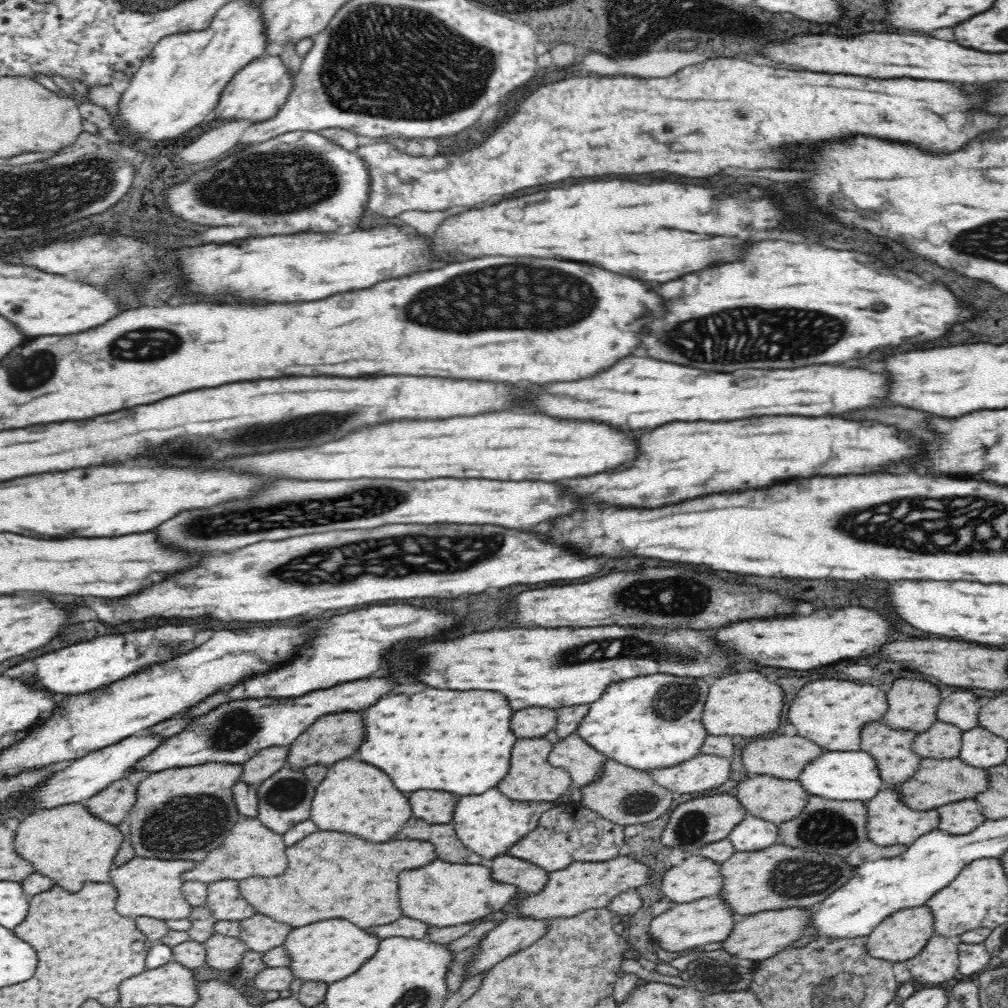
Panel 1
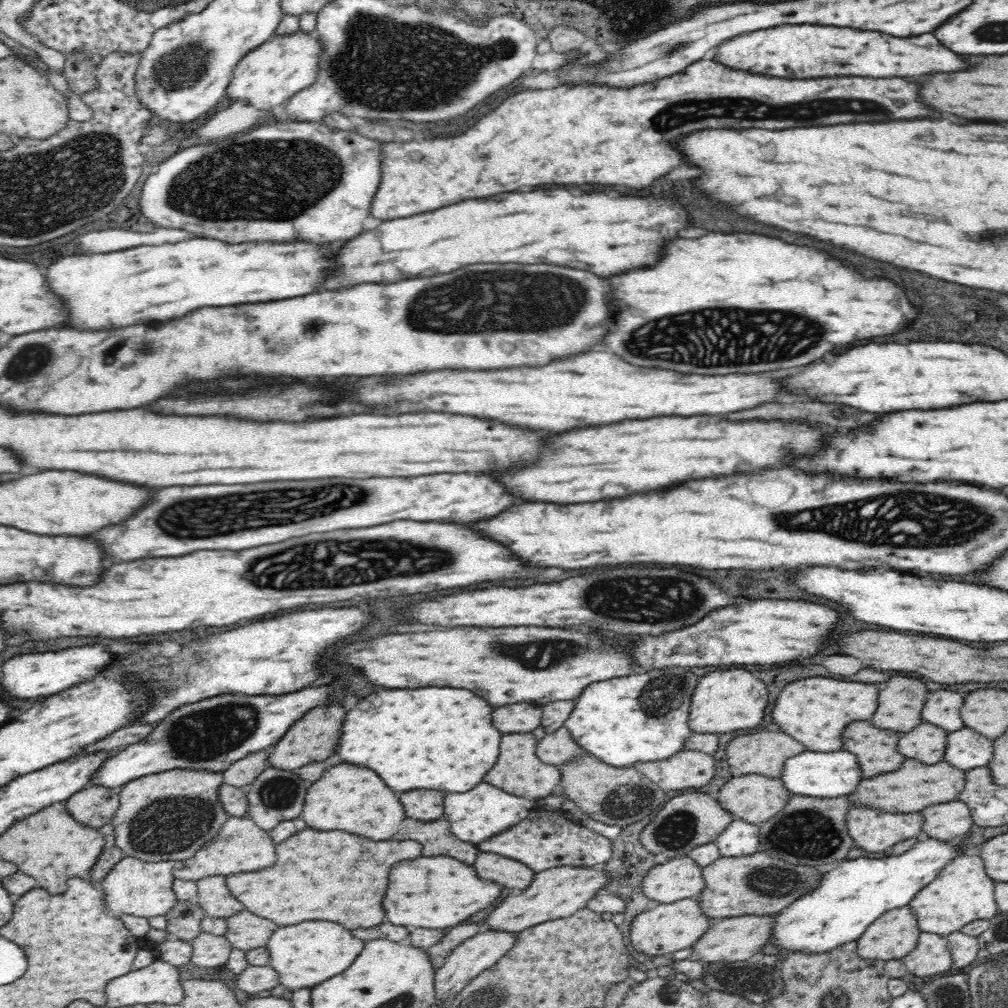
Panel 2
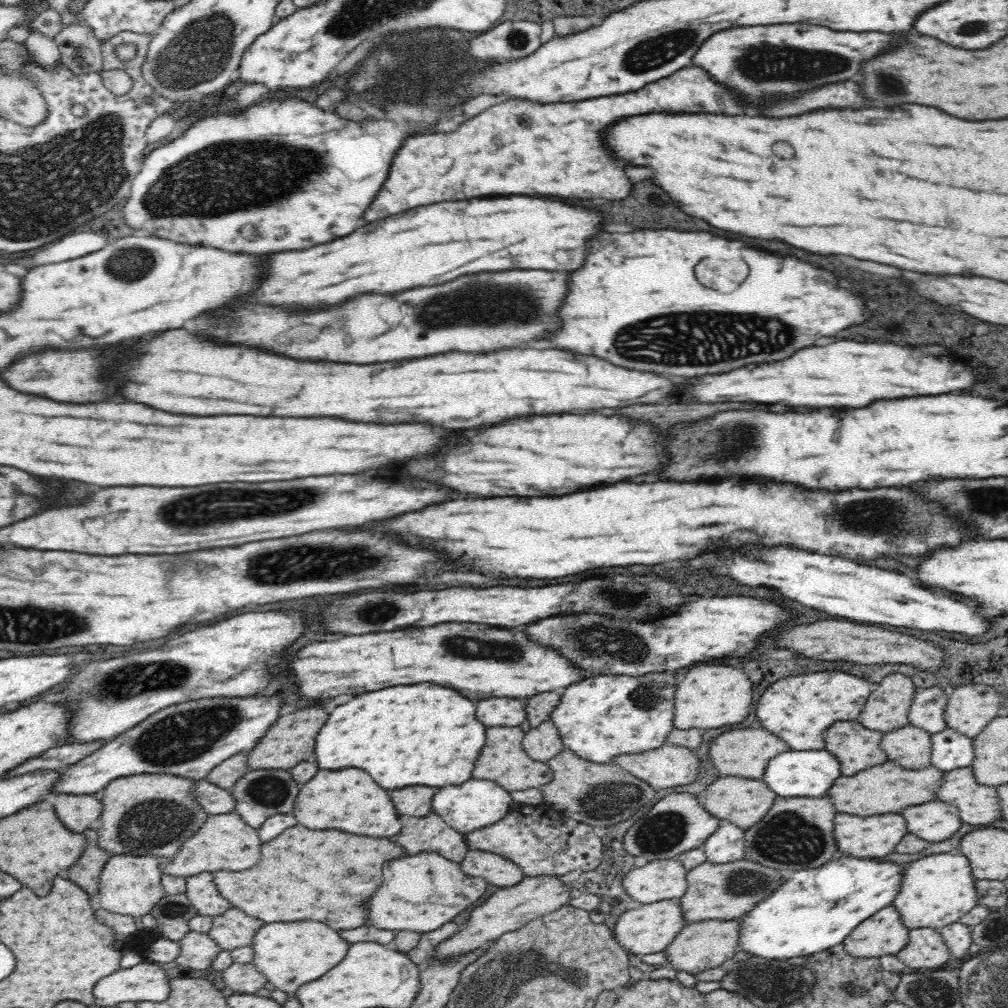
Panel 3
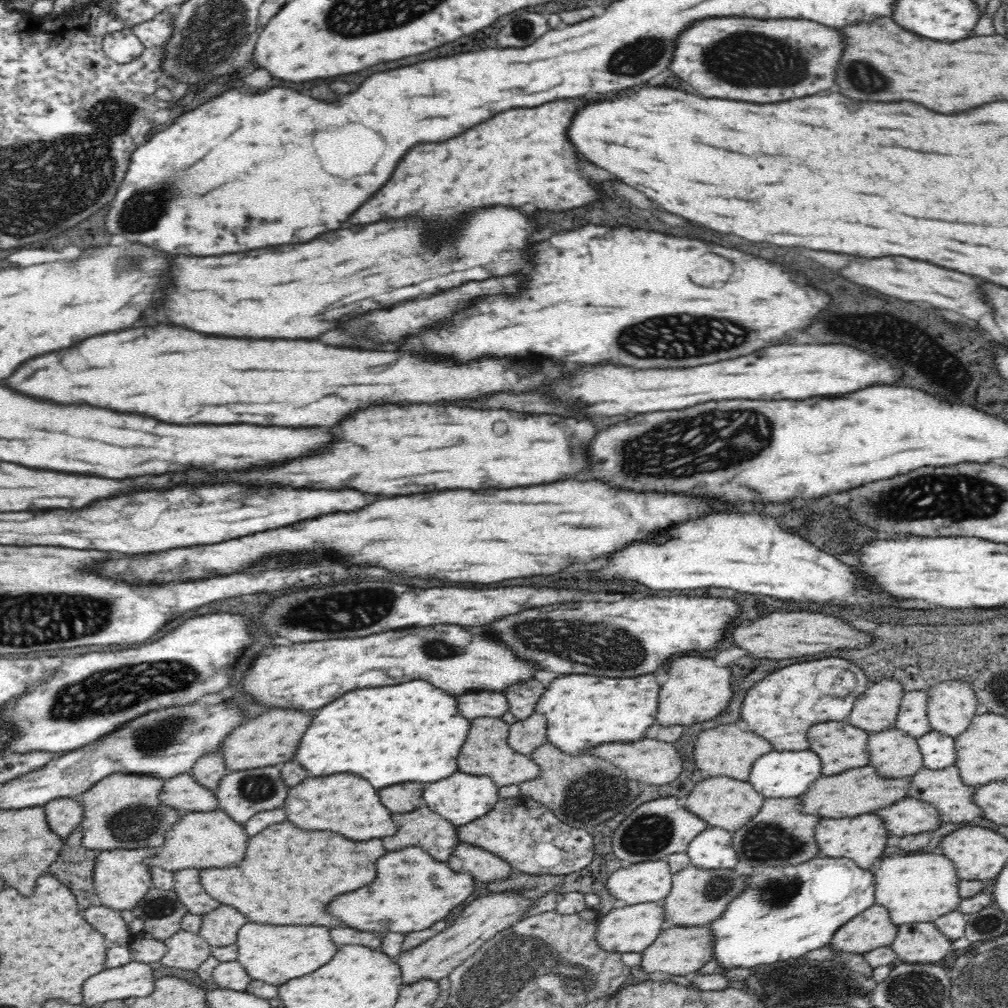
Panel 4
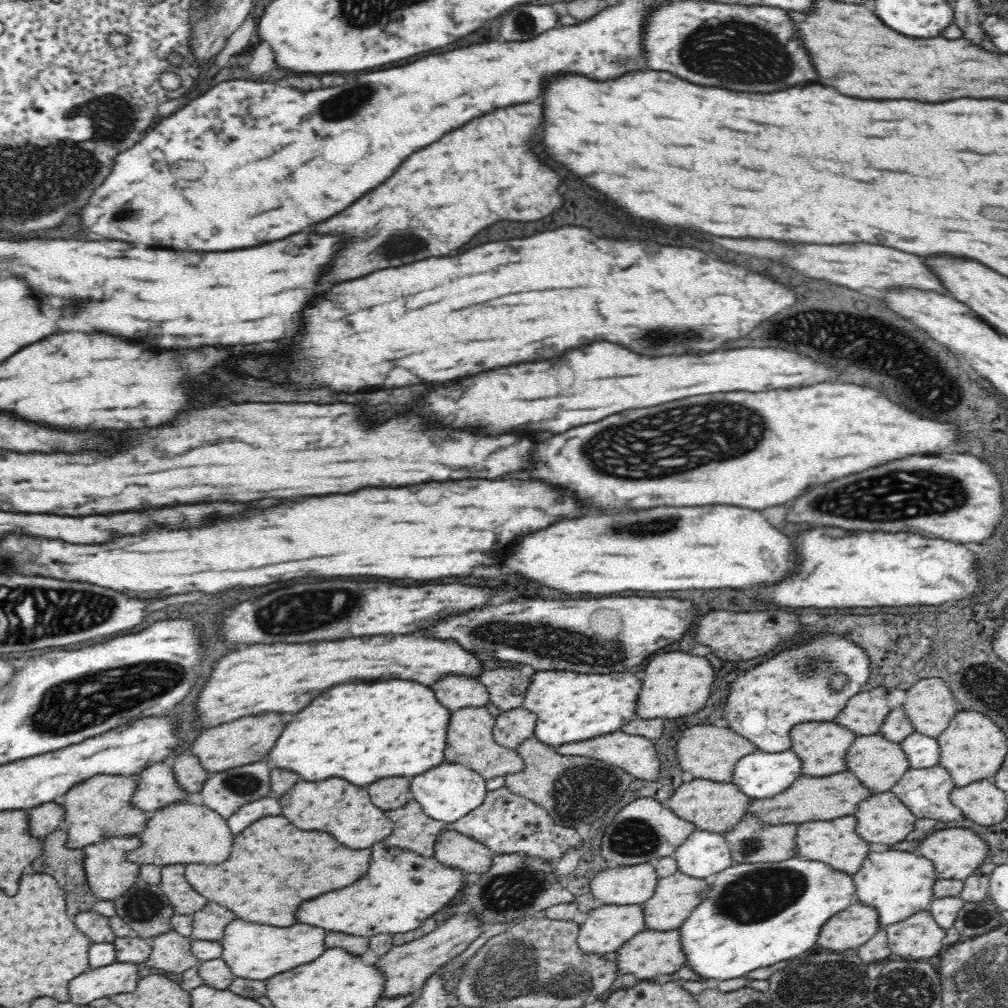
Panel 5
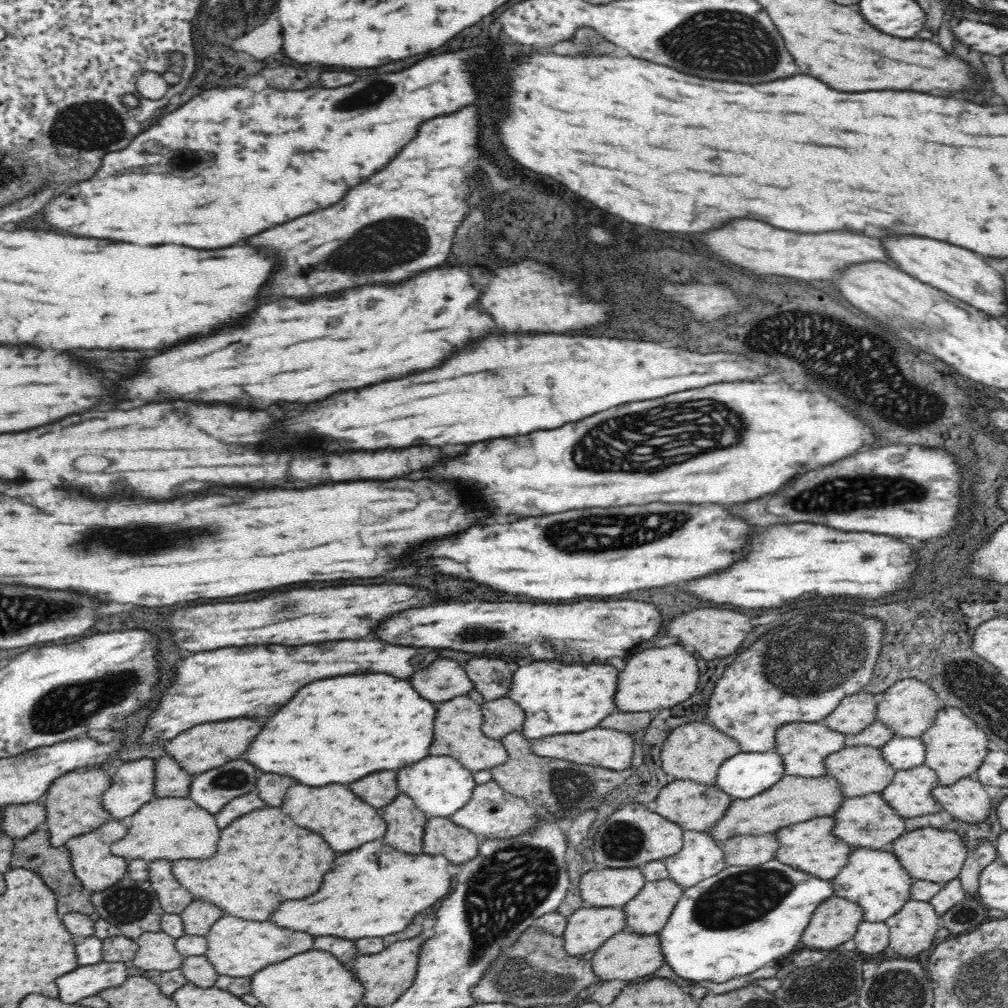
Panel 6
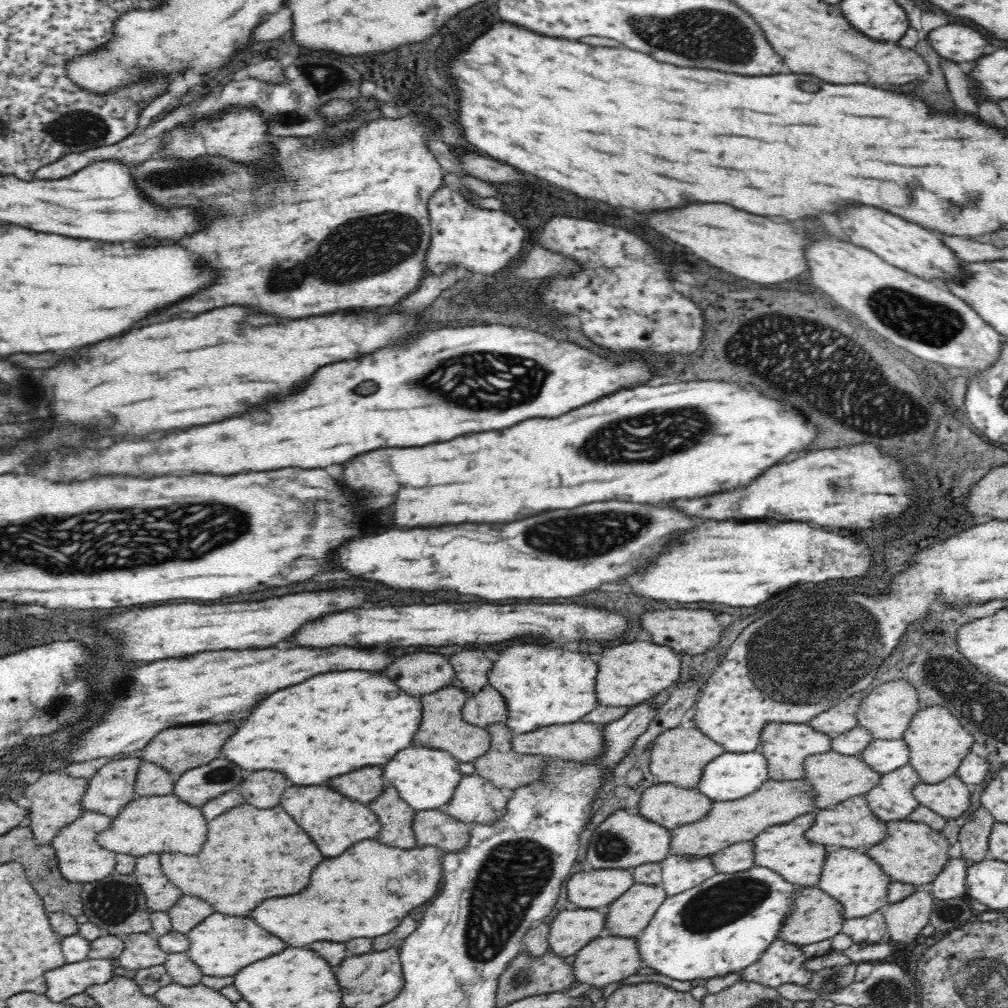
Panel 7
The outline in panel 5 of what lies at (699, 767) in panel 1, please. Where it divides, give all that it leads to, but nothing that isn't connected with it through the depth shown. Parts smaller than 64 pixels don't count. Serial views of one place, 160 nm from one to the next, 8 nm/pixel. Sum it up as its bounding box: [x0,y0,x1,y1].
[555,731,660,782]

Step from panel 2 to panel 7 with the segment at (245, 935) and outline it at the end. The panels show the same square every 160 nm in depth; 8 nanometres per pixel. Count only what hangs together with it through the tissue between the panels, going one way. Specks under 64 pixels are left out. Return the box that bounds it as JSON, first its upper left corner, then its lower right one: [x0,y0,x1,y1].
[166,895,214,934]

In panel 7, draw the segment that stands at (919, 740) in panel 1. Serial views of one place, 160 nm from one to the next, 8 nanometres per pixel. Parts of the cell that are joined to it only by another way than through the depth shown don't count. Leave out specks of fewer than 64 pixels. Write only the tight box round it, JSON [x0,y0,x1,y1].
[804,751,882,809]

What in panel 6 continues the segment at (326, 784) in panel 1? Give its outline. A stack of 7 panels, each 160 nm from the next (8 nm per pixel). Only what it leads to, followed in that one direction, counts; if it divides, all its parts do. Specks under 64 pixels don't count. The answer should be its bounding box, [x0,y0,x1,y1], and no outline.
[282,784,386,850]

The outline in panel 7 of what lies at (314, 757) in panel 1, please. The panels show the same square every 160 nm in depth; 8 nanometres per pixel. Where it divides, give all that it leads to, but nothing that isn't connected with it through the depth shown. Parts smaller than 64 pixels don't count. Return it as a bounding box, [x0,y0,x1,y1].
[137,724,236,776]

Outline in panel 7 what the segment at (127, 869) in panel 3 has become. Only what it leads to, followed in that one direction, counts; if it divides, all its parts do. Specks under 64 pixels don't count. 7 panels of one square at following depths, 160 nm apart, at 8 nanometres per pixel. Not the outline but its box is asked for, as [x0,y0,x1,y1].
[51,811,116,883]

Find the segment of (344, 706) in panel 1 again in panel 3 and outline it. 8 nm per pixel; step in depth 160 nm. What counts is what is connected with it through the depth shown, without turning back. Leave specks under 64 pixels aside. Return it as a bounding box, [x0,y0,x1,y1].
[53,696,286,794]

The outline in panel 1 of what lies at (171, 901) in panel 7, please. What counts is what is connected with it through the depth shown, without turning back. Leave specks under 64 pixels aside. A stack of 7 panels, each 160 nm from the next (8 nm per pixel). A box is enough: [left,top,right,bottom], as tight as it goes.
[205,880,256,921]

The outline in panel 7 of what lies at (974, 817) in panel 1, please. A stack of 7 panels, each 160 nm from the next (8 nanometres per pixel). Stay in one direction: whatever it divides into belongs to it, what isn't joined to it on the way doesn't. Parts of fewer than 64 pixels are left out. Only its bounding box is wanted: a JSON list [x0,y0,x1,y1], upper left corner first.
[805,795,887,850]

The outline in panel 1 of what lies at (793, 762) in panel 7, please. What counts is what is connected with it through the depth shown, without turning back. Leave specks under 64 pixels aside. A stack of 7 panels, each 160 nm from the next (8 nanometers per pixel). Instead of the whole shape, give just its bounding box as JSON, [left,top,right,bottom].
[860,722,922,786]

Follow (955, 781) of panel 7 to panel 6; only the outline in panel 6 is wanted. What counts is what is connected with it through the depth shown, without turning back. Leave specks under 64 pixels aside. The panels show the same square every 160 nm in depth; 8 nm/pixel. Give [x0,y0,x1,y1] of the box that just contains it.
[932,777,992,823]

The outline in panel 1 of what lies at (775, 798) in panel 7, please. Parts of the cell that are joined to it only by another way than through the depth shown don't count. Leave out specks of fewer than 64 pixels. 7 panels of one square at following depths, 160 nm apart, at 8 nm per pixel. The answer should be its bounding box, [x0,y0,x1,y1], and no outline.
[898,757,990,810]

